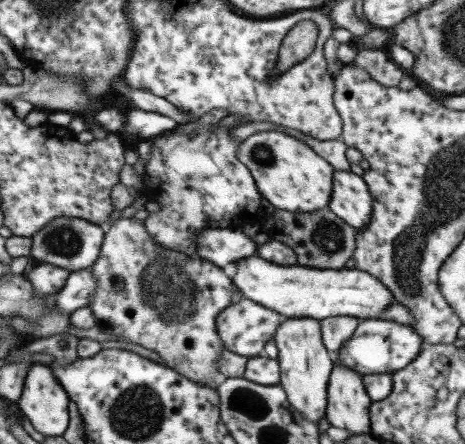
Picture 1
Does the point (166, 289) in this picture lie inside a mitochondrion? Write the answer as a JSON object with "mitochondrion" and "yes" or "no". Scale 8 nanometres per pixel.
{"mitochondrion":"yes"}

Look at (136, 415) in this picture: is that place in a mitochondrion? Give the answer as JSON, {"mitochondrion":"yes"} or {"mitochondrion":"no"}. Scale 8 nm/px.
{"mitochondrion":"yes"}

